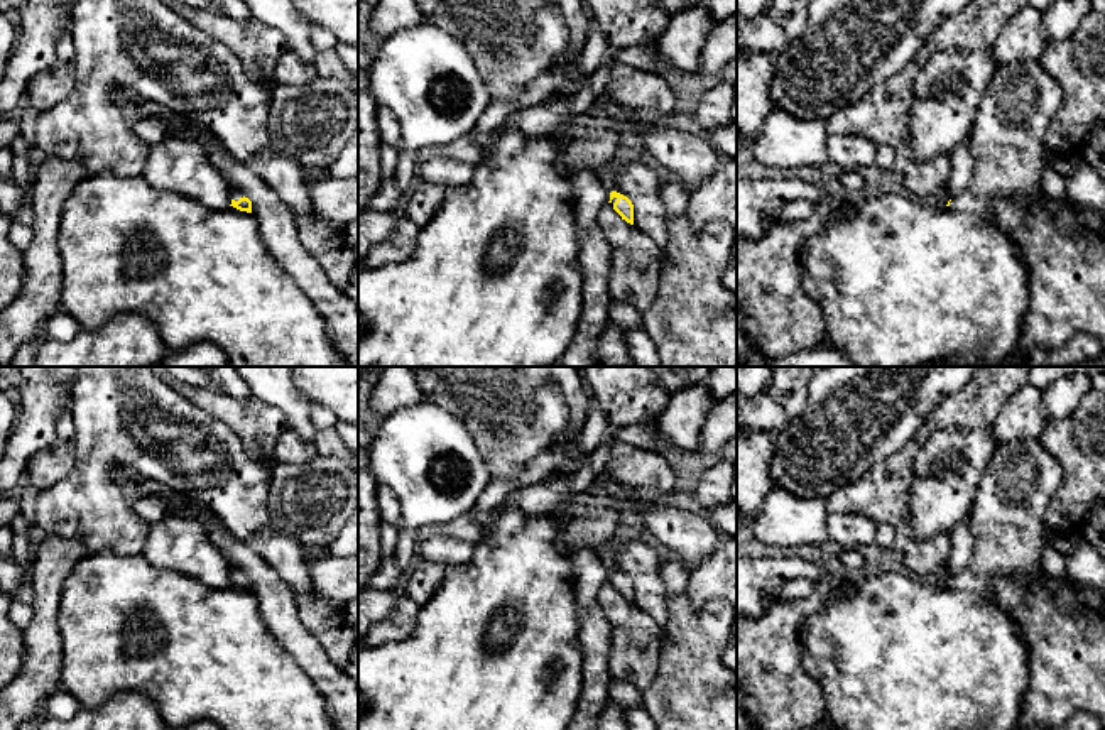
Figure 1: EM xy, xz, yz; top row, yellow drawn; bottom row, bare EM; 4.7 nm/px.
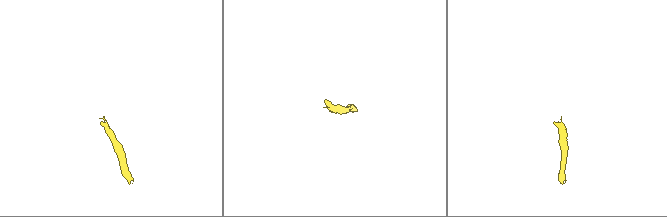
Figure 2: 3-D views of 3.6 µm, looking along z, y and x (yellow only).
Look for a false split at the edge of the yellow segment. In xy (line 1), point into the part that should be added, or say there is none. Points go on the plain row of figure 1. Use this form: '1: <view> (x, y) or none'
1: xy (235, 572)

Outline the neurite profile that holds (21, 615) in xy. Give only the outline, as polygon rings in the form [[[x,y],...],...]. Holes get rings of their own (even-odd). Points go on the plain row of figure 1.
[[[14,598],[10,610],[8,610],[8,618],[10,622],[24,630],[30,622],[32,622],[32,607],[25,605],[19,600]]]

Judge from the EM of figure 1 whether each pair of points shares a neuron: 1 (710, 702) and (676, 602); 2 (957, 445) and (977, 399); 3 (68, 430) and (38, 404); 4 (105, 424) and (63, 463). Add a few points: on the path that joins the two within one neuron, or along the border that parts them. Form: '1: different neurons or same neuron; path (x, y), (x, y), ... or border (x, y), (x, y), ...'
1: same neuron; path (691, 676), (688, 627)
2: different neurons; border (989, 426), (975, 430), (940, 428), (926, 443)
3: different neurons; border (68, 409), (56, 421), (56, 438), (34, 455)
4: different neurons; border (71, 414), (75, 467), (51, 487)

